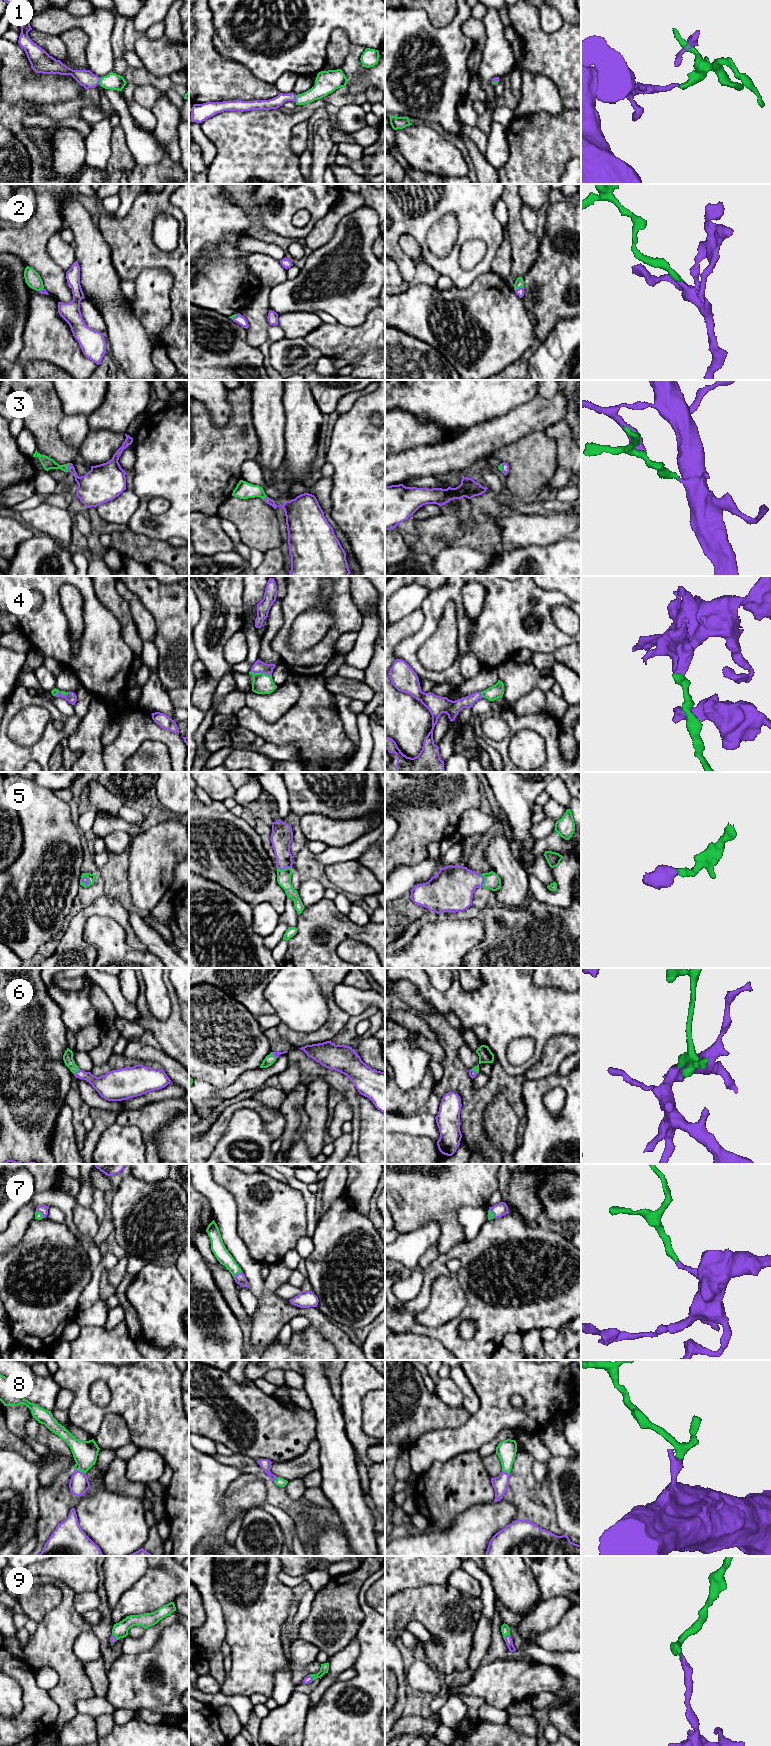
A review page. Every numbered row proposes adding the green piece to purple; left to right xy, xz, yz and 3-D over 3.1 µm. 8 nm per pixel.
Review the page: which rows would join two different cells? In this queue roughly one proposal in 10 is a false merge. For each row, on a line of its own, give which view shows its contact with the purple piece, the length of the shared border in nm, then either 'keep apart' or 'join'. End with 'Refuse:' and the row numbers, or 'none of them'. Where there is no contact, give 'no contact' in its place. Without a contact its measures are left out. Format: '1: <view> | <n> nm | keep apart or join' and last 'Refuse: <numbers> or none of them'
1: xz | 60 nm | join
2: yz | 80 nm | join
3: xy | 80 nm | join
4: xz | 180 nm | join
5: xz | 110 nm | join
6: xy | 60 nm | join
7: xz | 90 nm | join
8: xy | 100 nm | join
9: yz | 70 nm | join
Refuse: none of them

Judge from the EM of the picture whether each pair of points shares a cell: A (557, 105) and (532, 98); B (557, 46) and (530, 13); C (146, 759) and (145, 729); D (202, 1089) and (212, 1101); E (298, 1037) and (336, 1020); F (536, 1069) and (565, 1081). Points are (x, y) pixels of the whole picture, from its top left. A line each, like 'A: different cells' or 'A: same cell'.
A: same cell
B: same cell
C: different cells
D: same cell
E: same cell
F: different cells

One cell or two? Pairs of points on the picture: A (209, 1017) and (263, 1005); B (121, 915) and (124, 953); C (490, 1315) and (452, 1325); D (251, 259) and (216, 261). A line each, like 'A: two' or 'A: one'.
A: two
B: two
C: one
D: two

